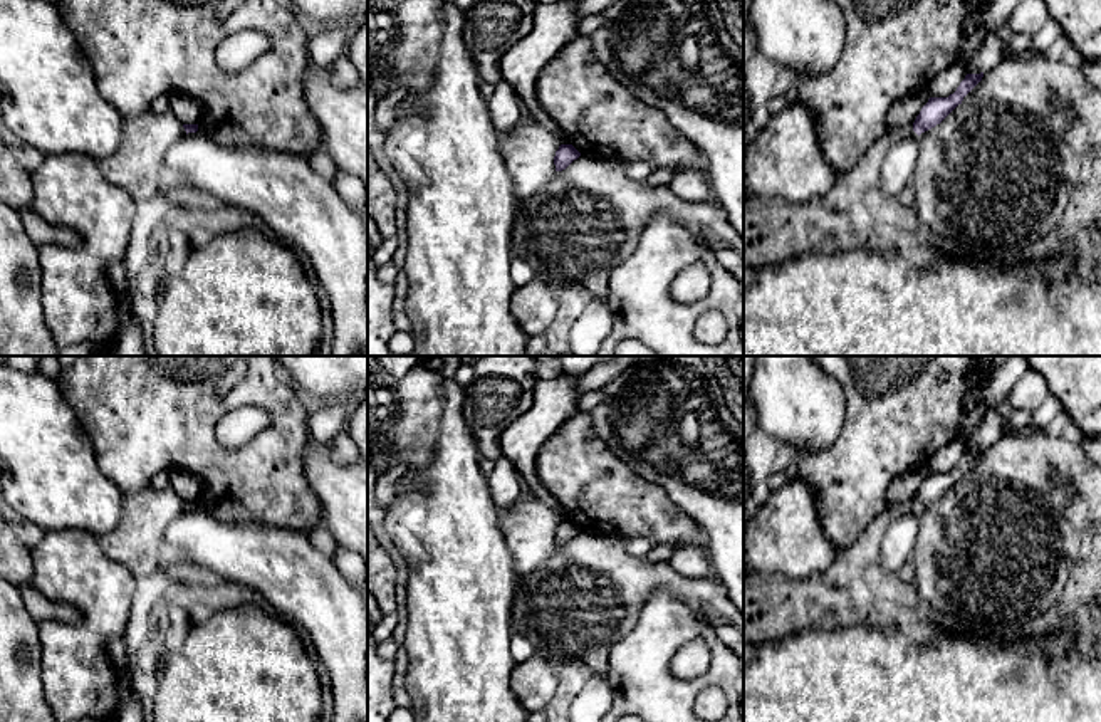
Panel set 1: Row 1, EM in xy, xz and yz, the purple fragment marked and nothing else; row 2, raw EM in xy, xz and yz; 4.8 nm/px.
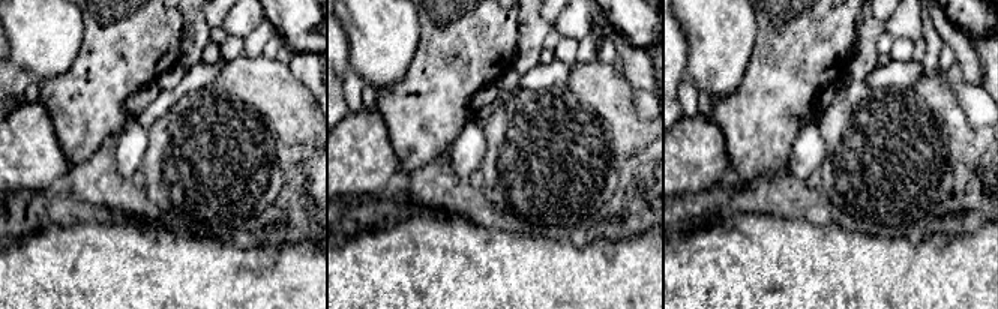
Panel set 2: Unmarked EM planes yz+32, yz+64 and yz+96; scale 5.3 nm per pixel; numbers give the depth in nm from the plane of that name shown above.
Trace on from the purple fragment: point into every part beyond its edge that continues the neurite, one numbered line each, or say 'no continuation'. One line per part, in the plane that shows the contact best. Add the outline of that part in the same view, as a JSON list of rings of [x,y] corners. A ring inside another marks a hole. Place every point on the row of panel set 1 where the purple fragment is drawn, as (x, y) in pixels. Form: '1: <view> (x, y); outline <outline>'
no continuation

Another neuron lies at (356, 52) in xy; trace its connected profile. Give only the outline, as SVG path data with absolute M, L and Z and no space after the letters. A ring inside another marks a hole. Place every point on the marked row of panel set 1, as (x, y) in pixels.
M368 18L356 22L349 30L346 57L356 67L361 77L361 86L368 89Z

